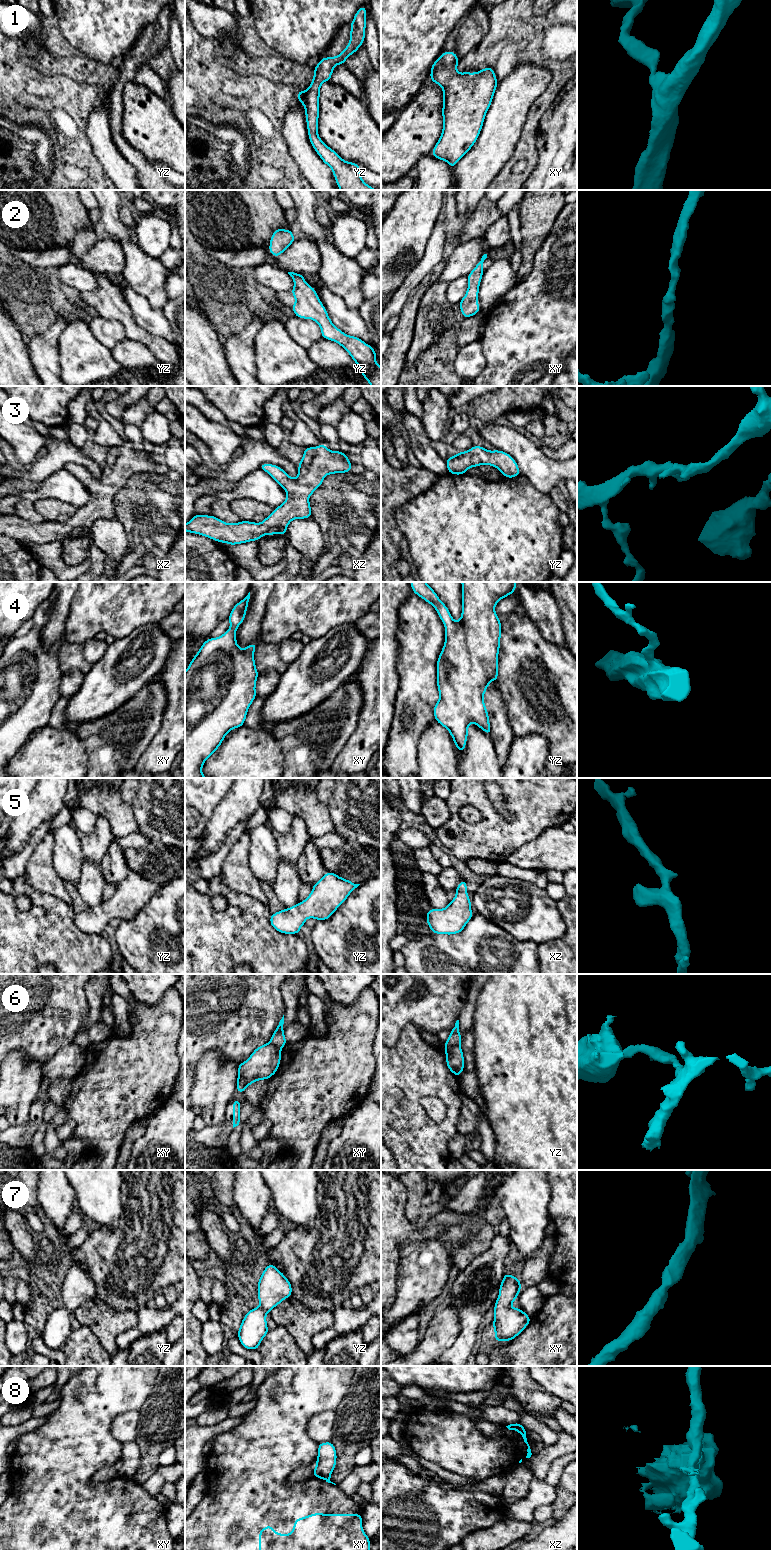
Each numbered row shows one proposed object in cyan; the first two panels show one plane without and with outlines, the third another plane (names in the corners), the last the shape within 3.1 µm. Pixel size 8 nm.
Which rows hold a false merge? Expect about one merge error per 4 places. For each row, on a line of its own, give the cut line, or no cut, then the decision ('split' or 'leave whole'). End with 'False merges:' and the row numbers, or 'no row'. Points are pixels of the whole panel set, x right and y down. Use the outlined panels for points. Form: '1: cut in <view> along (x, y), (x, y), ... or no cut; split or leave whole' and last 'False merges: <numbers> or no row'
1: no cut; leave whole
2: no cut; leave whole
3: no cut; leave whole
4: no cut; leave whole
5: no cut; leave whole
6: cut in yz along (459, 1045), (453, 1045), (446, 1049); split
7: no cut; leave whole
8: cut in xz along (521, 1433), (525, 1434); split
False merges: 6, 8

